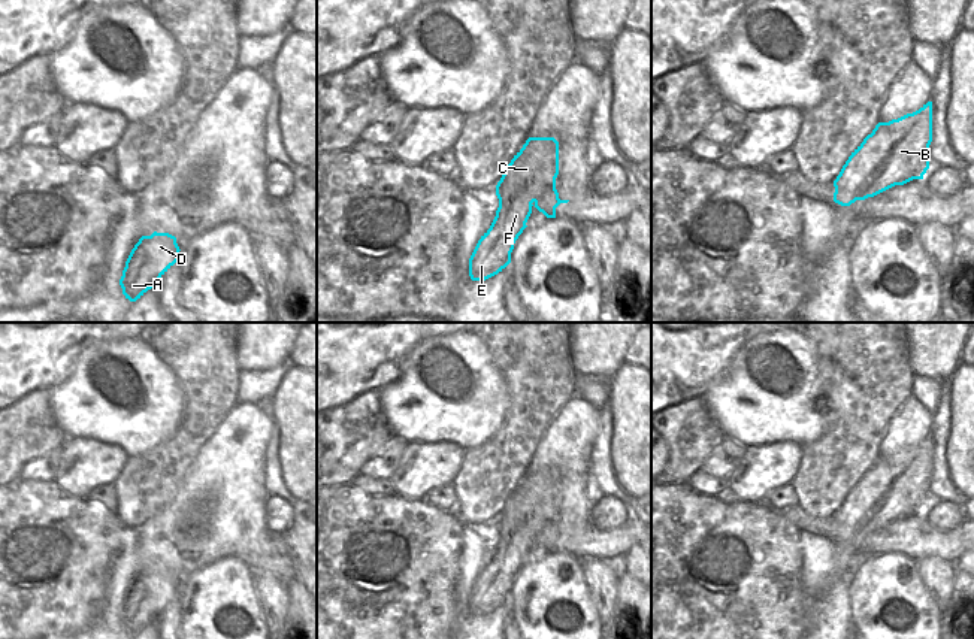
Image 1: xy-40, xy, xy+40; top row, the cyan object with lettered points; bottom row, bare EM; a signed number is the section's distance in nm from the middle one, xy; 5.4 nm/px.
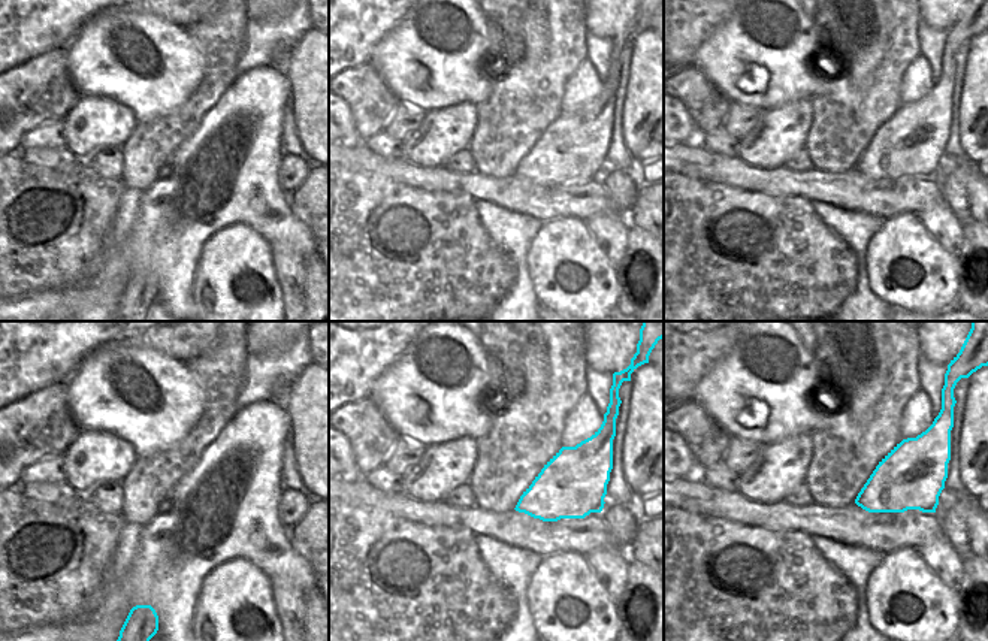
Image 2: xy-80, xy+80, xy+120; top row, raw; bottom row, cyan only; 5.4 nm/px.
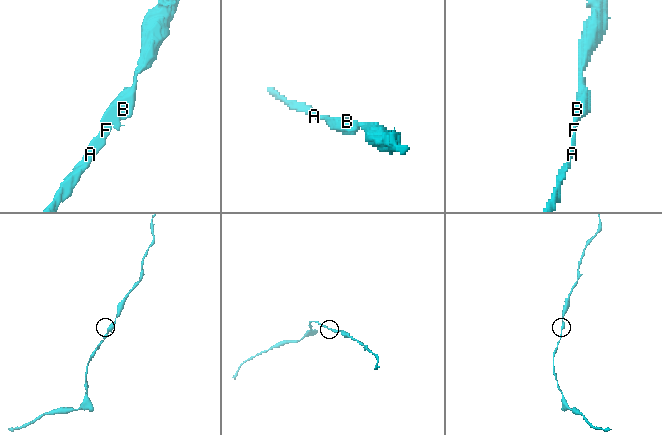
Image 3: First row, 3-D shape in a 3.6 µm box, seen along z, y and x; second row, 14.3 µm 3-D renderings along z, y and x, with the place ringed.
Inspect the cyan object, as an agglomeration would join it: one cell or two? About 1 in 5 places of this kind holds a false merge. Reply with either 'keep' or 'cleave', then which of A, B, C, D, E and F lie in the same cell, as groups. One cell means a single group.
keep; groups A B C D E F

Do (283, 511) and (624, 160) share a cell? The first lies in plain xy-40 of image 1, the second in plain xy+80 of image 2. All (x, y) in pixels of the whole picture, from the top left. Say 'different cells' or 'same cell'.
different cells

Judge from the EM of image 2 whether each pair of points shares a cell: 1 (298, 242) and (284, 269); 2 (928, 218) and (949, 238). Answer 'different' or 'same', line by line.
1: different
2: same

